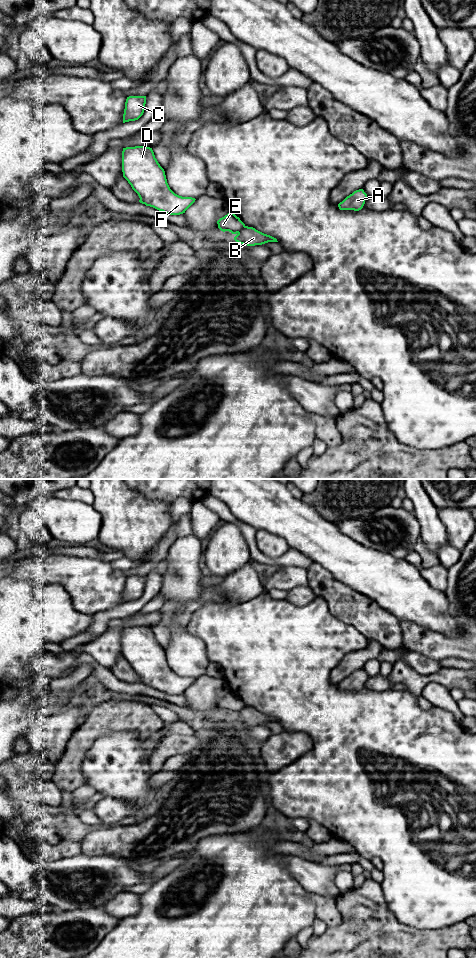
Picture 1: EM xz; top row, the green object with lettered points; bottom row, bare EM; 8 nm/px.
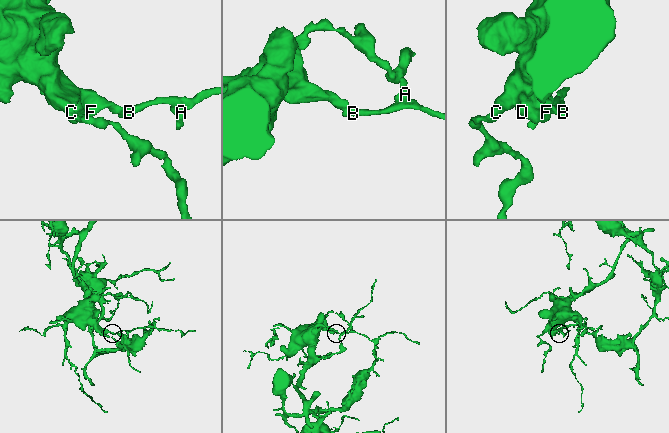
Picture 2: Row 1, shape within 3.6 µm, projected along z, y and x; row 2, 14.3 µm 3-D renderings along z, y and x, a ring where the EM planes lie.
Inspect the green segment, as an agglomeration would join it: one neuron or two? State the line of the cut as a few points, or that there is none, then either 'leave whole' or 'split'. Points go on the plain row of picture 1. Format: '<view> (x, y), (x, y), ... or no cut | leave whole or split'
xz (245, 706), (238, 713) | split

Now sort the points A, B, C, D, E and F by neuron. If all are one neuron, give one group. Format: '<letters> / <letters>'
A B / C D E F

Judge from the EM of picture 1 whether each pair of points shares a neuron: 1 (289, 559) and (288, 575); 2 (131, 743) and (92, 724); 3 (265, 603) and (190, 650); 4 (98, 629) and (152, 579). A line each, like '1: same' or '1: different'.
1: different
2: different
3: different
4: same

